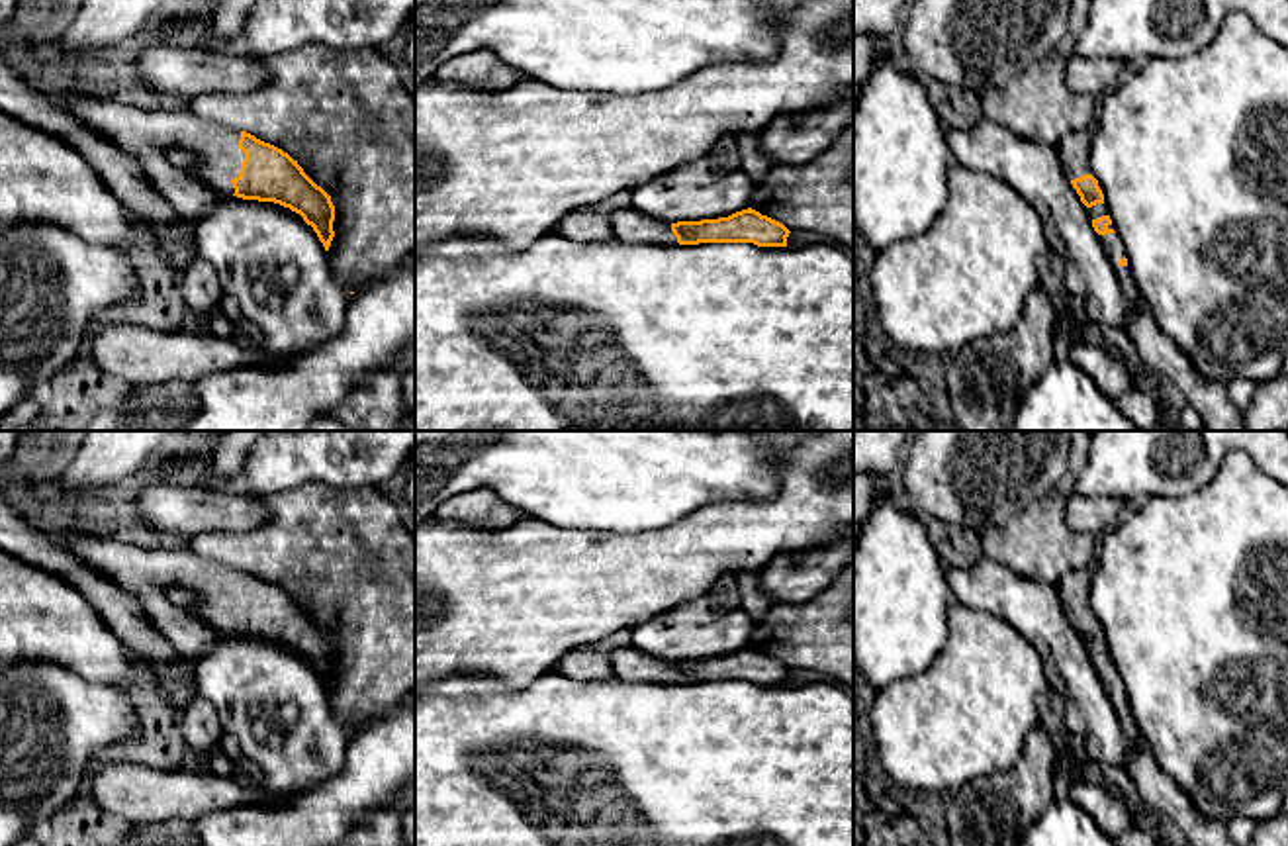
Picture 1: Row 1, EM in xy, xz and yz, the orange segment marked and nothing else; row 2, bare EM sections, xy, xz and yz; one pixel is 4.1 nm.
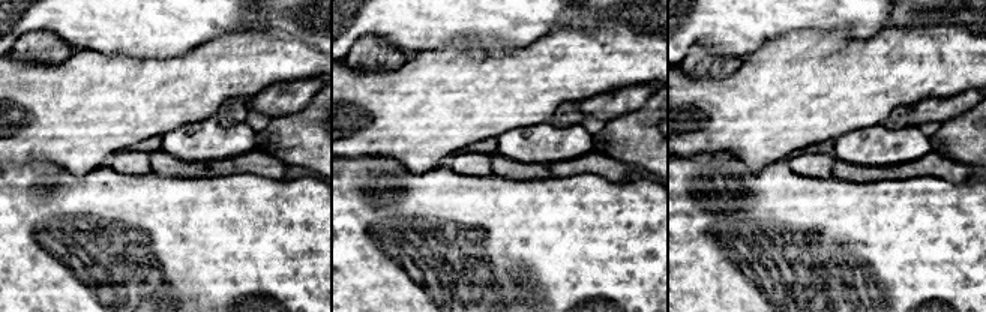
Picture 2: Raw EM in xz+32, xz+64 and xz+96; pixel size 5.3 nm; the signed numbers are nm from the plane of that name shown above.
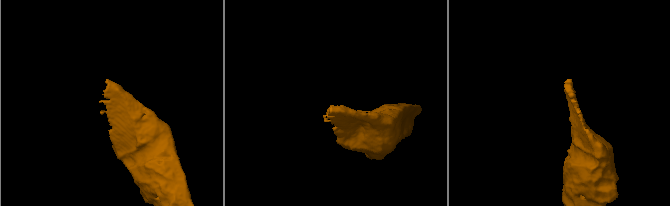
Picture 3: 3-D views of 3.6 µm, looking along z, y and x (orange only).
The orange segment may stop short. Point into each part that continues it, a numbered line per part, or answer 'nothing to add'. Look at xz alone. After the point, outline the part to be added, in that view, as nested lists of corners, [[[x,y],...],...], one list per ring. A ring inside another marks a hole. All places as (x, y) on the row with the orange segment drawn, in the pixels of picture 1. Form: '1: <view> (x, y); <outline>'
1: xz (629, 226); [[[634,208],[615,210],[605,215],[611,221],[615,239],[622,243],[679,245],[671,223],[658,221]]]

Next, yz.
1: yz (1110, 241); [[[1118,233],[1100,235],[1100,243],[1110,262],[1114,264],[1114,268],[1120,266],[1120,260],[1126,257],[1126,249],[1124,249],[1120,235]]]

